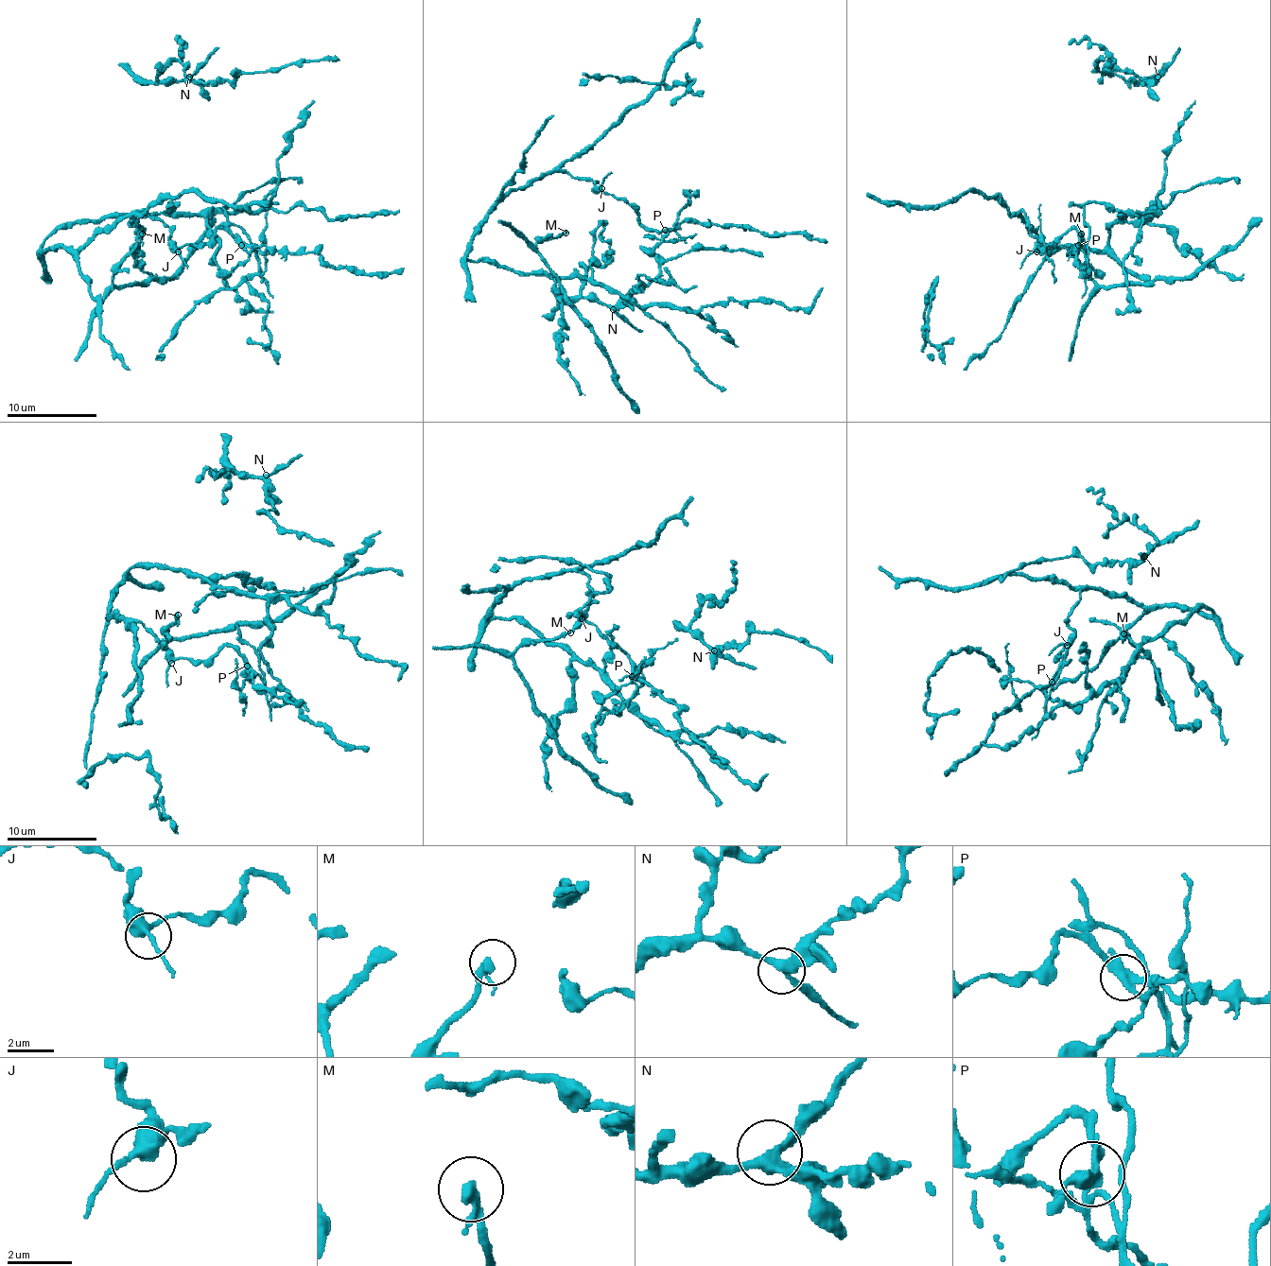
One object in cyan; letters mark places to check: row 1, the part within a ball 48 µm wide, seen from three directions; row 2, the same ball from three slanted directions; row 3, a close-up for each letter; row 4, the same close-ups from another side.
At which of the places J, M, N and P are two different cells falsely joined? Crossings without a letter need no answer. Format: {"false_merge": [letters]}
{"false_merge": ["P"]}

